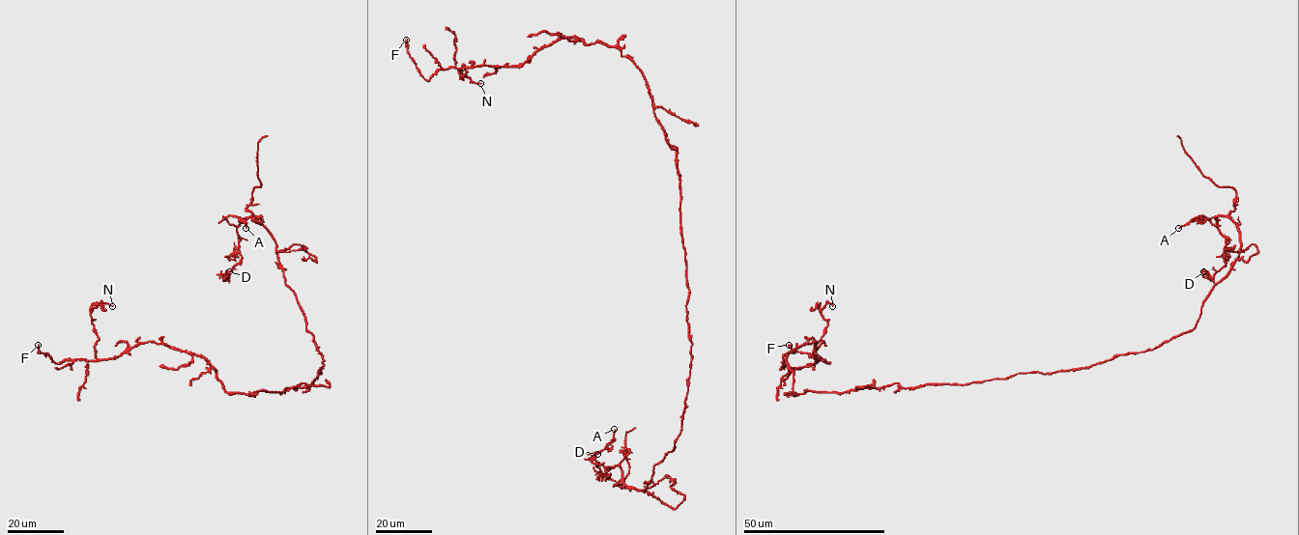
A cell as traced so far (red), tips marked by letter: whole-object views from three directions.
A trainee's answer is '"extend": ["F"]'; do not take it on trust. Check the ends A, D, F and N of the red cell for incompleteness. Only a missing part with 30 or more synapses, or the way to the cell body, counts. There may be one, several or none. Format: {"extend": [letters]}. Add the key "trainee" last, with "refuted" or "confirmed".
{"extend": [], "trainee": "refuted"}

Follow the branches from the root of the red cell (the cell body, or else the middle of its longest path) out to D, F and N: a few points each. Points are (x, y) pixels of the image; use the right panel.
D: (982, 381), (1086, 368), (1191, 331), (1238, 256), (1226, 216), (1216, 217), (1226, 265), (1213, 279), (1203, 271)
F: (982, 381), (793, 393), (790, 352), (814, 342), (817, 360), (829, 363), (815, 352), (794, 352), (789, 345)
N: (982, 381), (793, 393), (787, 355), (814, 342), (817, 359), (814, 348), (827, 325), (821, 311), (832, 306)

